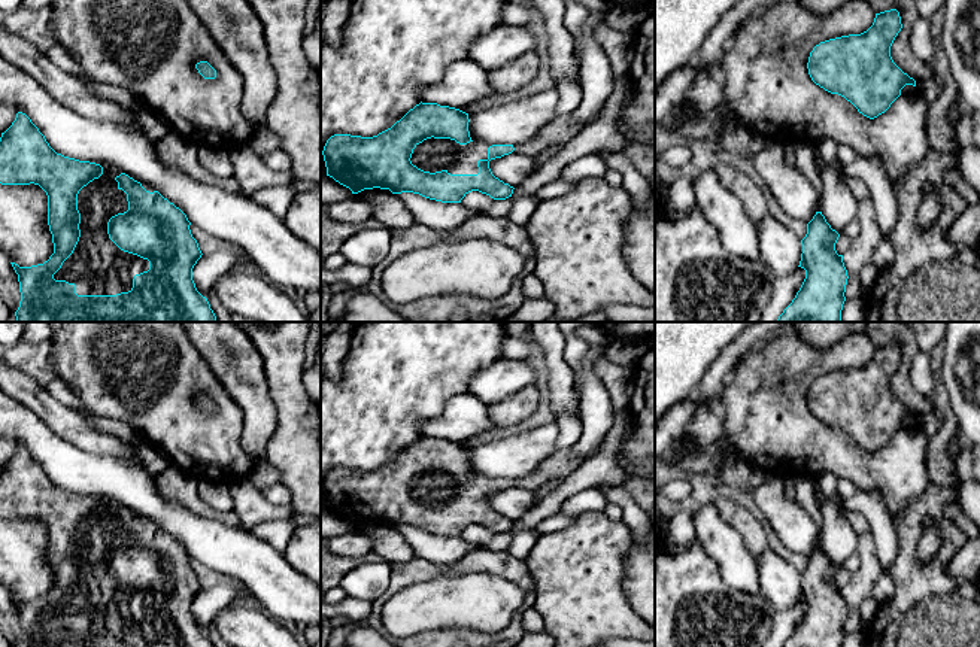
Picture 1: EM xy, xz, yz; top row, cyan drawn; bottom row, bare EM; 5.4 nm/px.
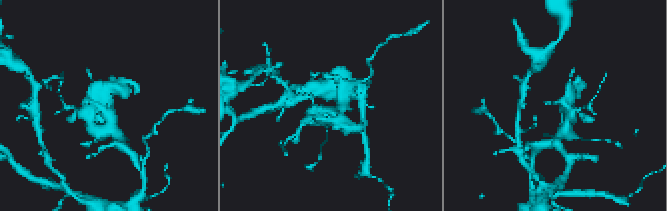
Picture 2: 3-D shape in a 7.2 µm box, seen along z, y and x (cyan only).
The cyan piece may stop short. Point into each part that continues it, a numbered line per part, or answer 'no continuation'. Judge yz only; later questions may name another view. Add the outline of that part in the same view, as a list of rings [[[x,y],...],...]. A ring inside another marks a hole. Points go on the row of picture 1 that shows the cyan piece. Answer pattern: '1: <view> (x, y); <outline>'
no continuation

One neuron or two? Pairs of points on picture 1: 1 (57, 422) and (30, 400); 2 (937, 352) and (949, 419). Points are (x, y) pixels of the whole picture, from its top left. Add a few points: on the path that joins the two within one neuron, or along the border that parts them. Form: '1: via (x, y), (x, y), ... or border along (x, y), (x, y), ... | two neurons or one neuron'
1: via (51, 416), (36, 401) | one neuron
2: via (937, 368), (941, 403) | one neuron

